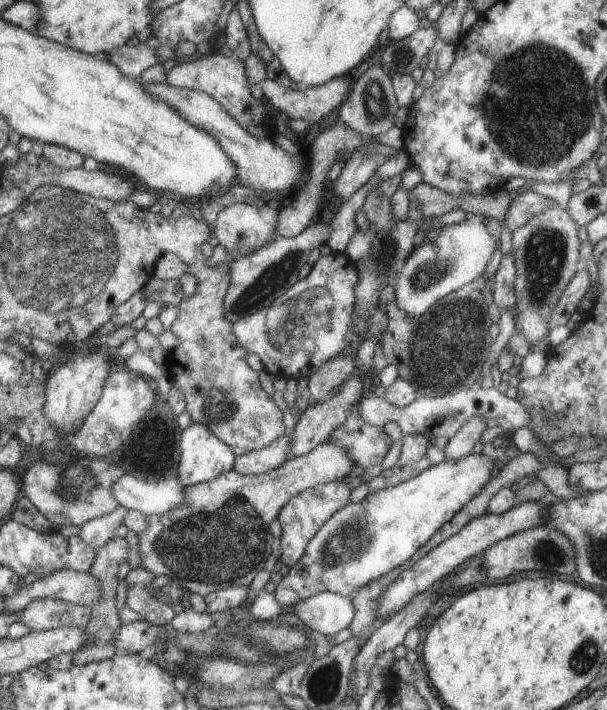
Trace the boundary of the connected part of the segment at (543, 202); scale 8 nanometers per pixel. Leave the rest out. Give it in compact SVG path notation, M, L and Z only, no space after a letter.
M532 191L516 195L505 210L505 218L501 222L501 227L506 228L509 233L513 233L527 222L527 216L543 212L549 204L556 204L556 202Z

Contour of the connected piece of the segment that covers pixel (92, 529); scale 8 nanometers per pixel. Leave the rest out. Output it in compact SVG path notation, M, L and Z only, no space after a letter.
M118 505L113 512L86 521L80 526L81 532L78 536L82 542L85 542L85 545L88 545L96 552L102 545L107 543L107 540L113 538L117 528L122 525L125 514L127 514L127 508Z

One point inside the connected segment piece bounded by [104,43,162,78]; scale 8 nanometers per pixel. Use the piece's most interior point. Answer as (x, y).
(131, 61)

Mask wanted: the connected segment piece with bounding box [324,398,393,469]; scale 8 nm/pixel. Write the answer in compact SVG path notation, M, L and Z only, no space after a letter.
M357 398L357 402L349 408L347 418L343 420L343 424L339 424L339 426L329 434L328 440L324 442L331 442L331 444L337 444L337 446L345 448L349 460L352 460L353 464L357 464L357 466L366 469L370 465L381 464L393 440L383 432L381 426L371 426L371 424L367 424L367 422L363 420L363 416L359 414L359 412L361 412L361 410L359 410L359 404L361 404L361 398Z

